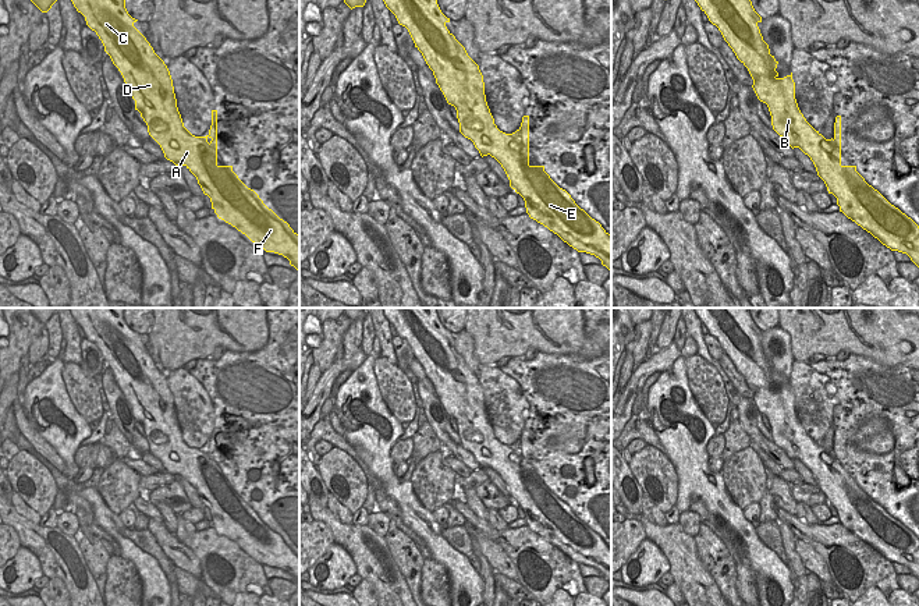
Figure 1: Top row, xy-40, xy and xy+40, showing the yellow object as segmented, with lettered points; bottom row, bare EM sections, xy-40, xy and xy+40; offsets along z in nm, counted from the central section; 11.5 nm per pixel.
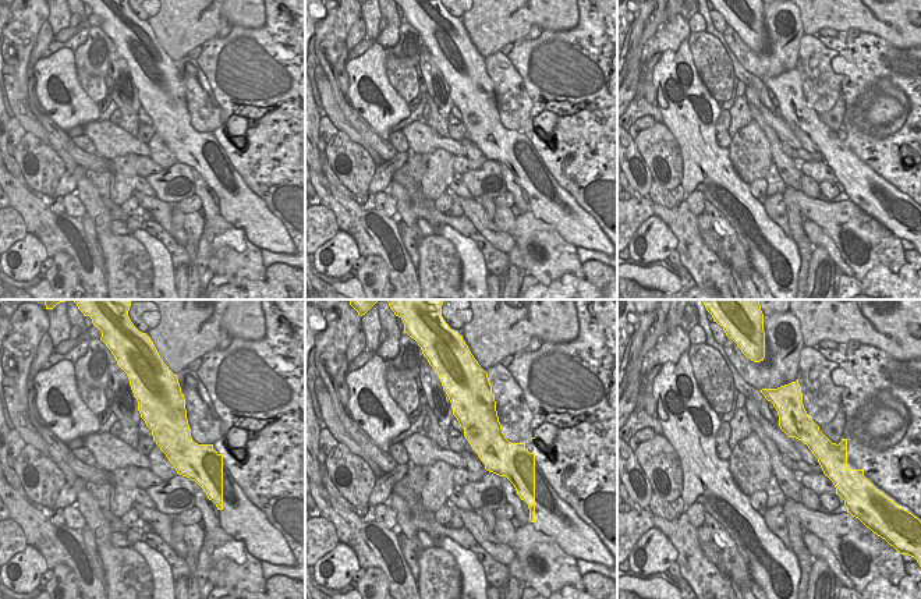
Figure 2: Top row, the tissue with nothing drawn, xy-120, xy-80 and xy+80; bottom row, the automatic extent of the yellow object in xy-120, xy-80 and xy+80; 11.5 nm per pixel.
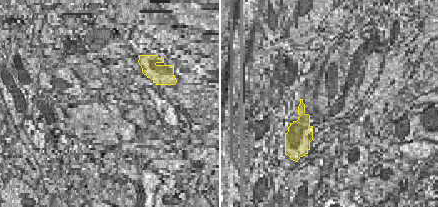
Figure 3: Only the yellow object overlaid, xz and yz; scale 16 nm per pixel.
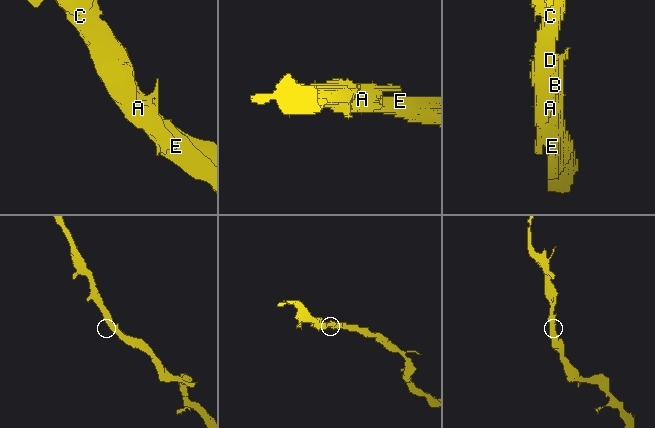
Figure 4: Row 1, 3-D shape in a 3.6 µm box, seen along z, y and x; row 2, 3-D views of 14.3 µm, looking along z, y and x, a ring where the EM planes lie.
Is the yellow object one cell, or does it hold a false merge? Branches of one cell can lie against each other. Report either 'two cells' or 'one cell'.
one cell

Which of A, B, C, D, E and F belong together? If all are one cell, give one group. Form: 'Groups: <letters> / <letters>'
Groups: A B C D E F.

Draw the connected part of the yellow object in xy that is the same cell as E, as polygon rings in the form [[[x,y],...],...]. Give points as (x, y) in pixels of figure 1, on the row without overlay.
[[[383,308],[383,313],[398,336],[408,341],[415,359],[433,383],[447,415],[455,419],[460,444],[473,454],[482,469],[490,467],[501,476],[510,499],[524,510],[529,529],[547,539],[578,564],[599,570],[611,585],[611,547],[550,490],[544,478],[529,476],[529,428],[522,429],[521,439],[512,446],[497,440],[486,414],[479,378],[447,341],[446,336],[450,334],[450,330],[441,325],[437,308]]]

